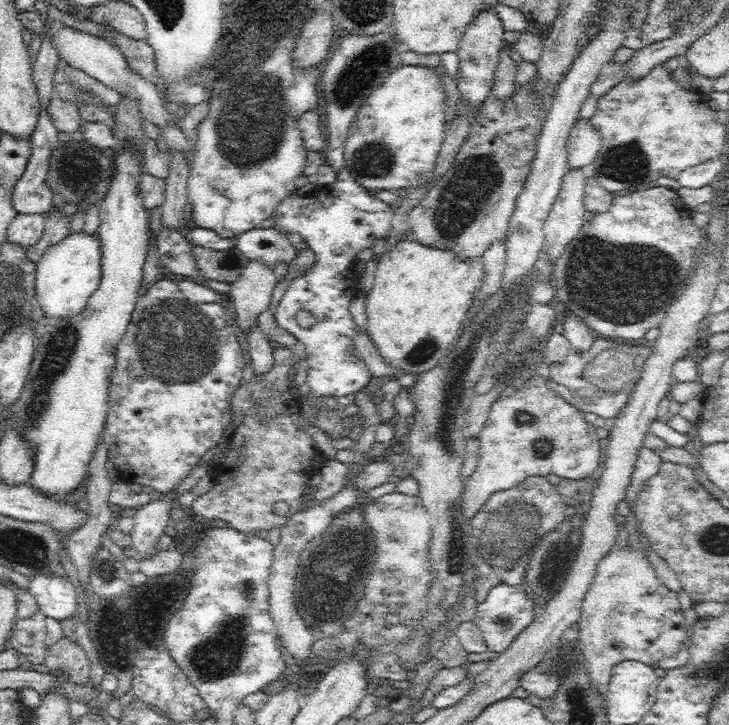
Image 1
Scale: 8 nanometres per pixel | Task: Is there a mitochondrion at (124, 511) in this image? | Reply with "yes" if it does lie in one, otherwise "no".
no

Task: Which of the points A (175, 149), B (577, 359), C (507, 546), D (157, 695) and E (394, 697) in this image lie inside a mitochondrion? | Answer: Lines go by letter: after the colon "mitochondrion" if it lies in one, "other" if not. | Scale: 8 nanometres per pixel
A: other
B: other
C: mitochondrion
D: other
E: other

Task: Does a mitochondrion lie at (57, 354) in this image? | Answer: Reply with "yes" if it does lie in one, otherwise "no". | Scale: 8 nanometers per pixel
yes

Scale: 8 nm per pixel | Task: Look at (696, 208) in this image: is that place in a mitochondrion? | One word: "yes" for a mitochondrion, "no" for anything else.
no

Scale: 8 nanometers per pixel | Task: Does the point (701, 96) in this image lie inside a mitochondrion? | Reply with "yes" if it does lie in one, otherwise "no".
no

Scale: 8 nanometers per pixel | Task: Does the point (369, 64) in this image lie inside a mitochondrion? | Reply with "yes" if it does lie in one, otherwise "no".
yes

